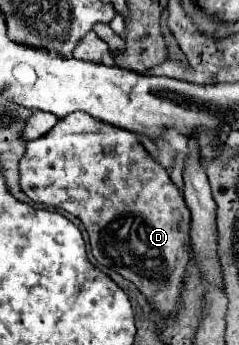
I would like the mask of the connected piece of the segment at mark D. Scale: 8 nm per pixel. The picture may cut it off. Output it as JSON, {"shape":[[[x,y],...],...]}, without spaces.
{"shape":[[[75,112],[75,114],[69,114],[67,118],[59,120],[45,136],[37,138],[37,140],[31,140],[27,142],[27,148],[25,148],[25,154],[23,158],[19,160],[19,186],[21,190],[33,200],[33,202],[39,202],[39,204],[45,204],[49,208],[57,208],[57,210],[65,210],[69,214],[73,214],[75,218],[79,218],[83,222],[83,226],[87,228],[87,234],[89,234],[89,242],[91,242],[91,252],[95,256],[95,260],[105,266],[105,268],[111,268],[115,270],[117,274],[121,274],[125,280],[133,282],[149,302],[155,304],[155,308],[167,316],[171,312],[177,310],[177,298],[179,298],[179,288],[181,288],[181,280],[183,280],[183,274],[185,274],[185,266],[189,262],[189,222],[191,222],[191,214],[185,206],[185,200],[183,196],[179,194],[179,190],[175,188],[175,184],[171,182],[167,170],[155,162],[147,152],[145,148],[141,146],[139,138],[133,134],[133,132],[127,132],[127,130],[121,130],[121,128],[115,128],[115,126],[109,126],[109,124],[103,124],[99,120],[95,120],[93,116],[85,114],[85,112]]]}

